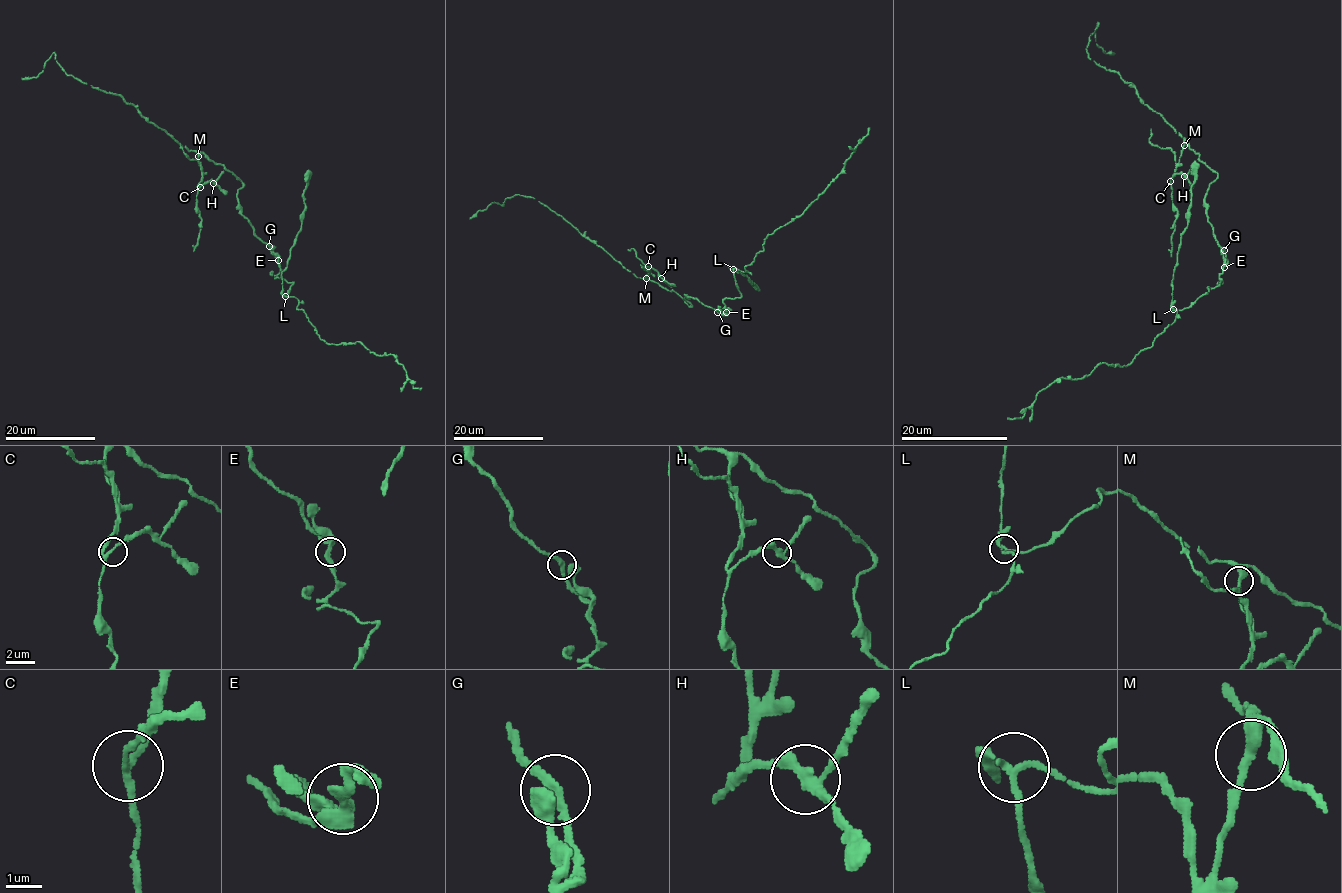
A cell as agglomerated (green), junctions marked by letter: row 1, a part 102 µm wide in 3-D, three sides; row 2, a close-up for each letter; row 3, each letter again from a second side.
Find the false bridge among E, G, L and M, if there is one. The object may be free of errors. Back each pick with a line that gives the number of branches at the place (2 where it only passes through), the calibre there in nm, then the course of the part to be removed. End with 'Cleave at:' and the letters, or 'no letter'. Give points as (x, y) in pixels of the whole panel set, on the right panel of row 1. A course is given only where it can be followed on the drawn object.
M: 3 | 260 nm | (1184, 145), (1170, 182), (1172, 206), (1177, 212), (1170, 257)
Cleave at: M

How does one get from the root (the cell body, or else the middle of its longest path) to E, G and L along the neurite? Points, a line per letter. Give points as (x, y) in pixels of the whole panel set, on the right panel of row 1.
E: (1212, 225), (1217, 242), (1225, 251), (1224, 267)
G: (1212, 225), (1213, 234), (1224, 250)
L: (1212, 225), (1226, 259), (1218, 277), (1220, 283), (1208, 287), (1208, 291), (1188, 307), (1173, 309)

